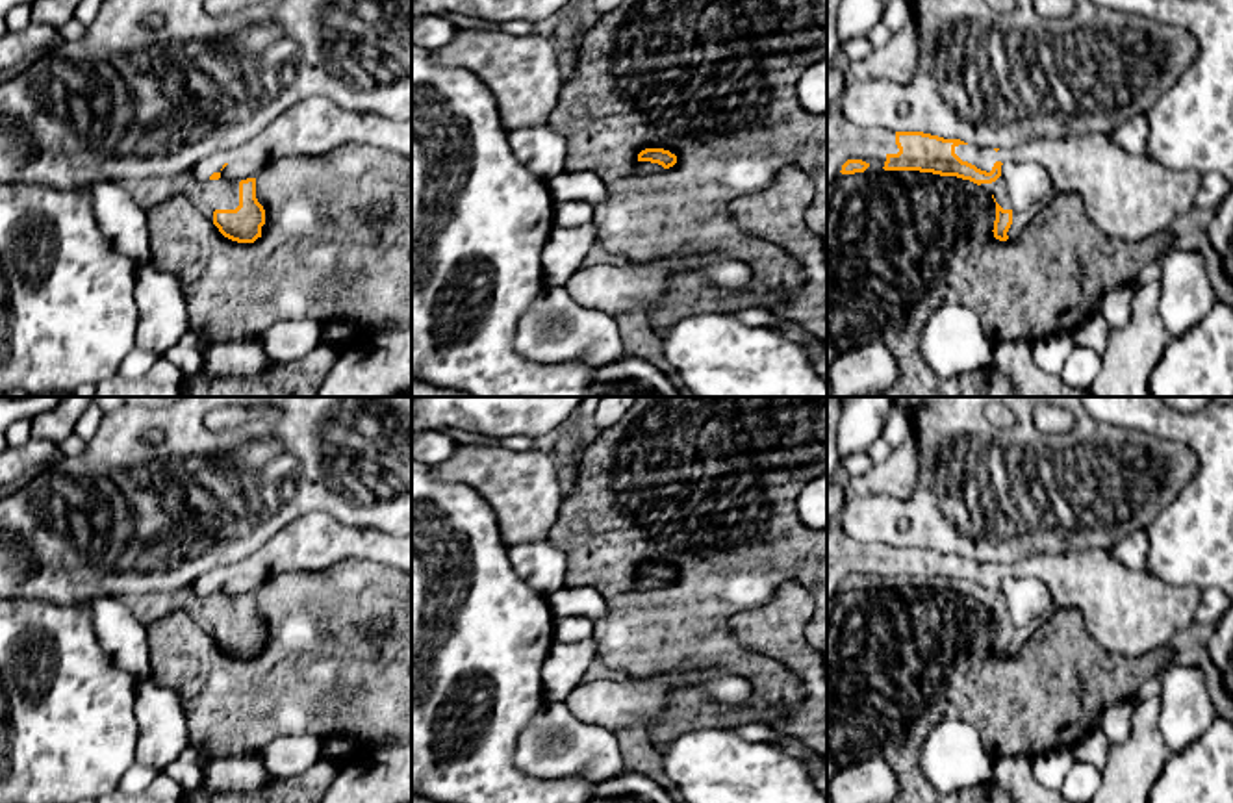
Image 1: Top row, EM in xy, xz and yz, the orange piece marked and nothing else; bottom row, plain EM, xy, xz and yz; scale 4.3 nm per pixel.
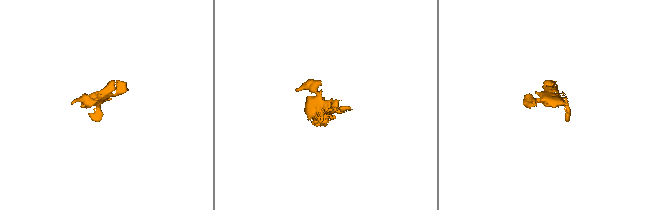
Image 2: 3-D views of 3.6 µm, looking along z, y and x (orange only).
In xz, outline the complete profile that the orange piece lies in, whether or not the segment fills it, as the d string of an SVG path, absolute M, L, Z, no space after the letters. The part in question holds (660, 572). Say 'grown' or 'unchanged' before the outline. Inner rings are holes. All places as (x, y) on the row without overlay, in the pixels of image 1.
unchanged; M645 564L638 569L638 577L651 577L669 584L677 579L677 571L664 564Z

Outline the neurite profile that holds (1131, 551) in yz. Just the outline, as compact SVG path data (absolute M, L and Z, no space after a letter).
M1138 530L1138 532L1125 536L1122 542L1118 542L1112 547L1112 554L1125 567L1131 567L1131 569L1146 567L1146 556L1148 556L1146 530Z

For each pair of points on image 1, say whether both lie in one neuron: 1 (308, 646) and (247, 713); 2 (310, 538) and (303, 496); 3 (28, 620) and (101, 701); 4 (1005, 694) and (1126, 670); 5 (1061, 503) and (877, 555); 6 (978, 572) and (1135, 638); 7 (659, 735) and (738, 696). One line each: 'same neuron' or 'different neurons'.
1: same neuron
2: different neurons
3: same neuron
4: same neuron
5: different neurons
6: same neuron
7: different neurons

